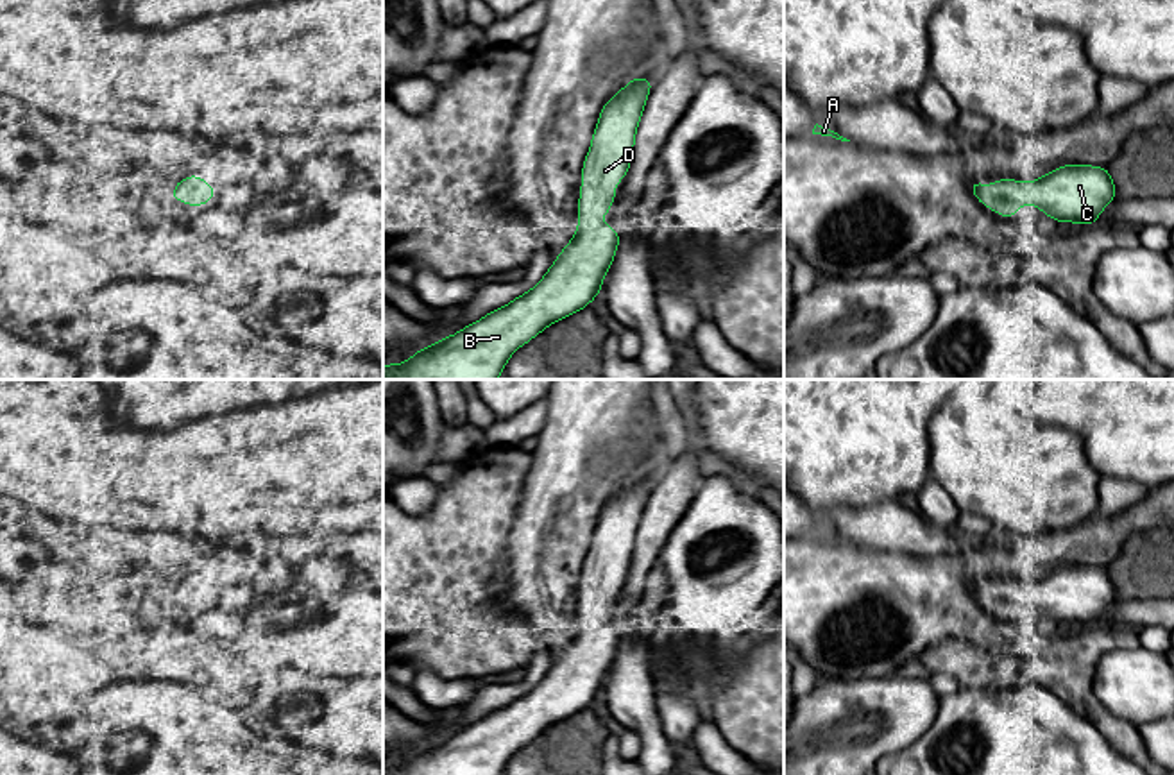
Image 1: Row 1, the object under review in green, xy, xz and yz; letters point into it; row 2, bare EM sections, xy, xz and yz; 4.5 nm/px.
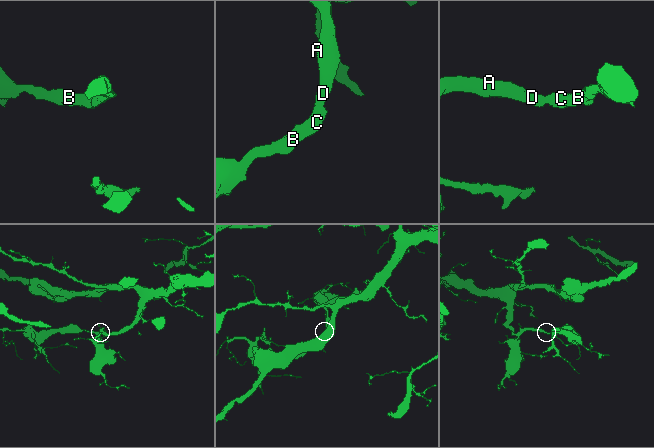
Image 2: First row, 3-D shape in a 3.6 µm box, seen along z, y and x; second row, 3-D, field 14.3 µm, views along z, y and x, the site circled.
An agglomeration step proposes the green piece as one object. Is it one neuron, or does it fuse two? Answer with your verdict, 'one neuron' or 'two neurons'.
one neuron

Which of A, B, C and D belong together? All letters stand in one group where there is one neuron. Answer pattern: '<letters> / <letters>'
A B C D

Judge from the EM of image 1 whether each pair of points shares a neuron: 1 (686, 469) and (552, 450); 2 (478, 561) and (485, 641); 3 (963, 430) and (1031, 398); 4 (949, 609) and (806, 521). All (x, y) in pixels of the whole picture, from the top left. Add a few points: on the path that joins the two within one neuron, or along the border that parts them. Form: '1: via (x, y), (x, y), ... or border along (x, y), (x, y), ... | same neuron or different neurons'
1: border along (677, 425), (677, 448), (655, 484) | different neurons
2: via (475, 580), (475, 621) | same neuron
3: border along (1012, 407), (1049, 426) | different neurons
4: border along (811, 532), (802, 536) | different neurons

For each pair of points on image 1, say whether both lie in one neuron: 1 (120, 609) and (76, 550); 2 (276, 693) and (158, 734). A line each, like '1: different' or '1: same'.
1: different
2: different

